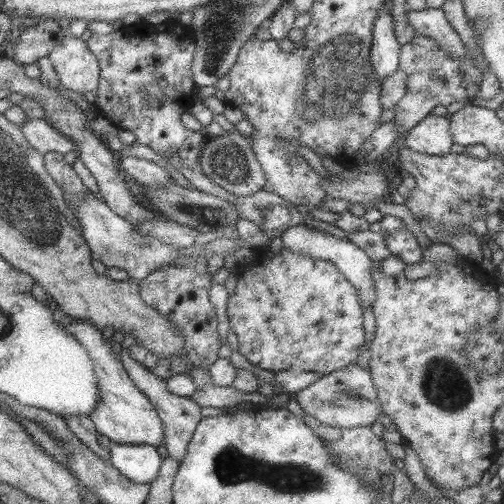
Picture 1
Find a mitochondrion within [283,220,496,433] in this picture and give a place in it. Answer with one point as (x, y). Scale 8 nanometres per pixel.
(444, 383)

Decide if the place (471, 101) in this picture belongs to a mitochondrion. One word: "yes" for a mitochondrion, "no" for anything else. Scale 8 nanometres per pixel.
no

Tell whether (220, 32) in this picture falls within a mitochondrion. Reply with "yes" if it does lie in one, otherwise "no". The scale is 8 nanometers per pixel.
yes

